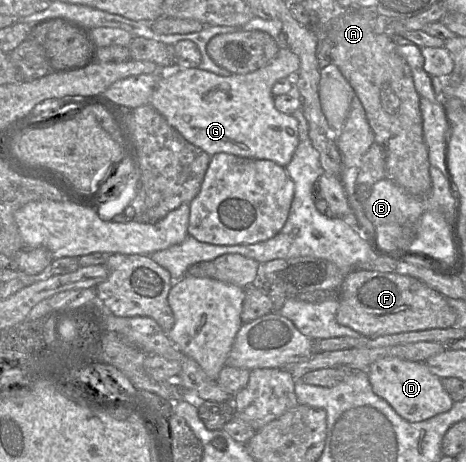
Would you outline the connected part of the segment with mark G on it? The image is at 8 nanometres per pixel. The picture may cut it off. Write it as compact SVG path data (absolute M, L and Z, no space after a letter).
M281 47L266 66L247 74L220 76L200 68L175 68L162 73L162 79L153 92L149 104L154 107L183 137L210 156L229 153L236 156L271 160L287 166L299 143L298 121L290 114L276 109L273 85L280 79L294 77L300 67L300 58L290 48Z

